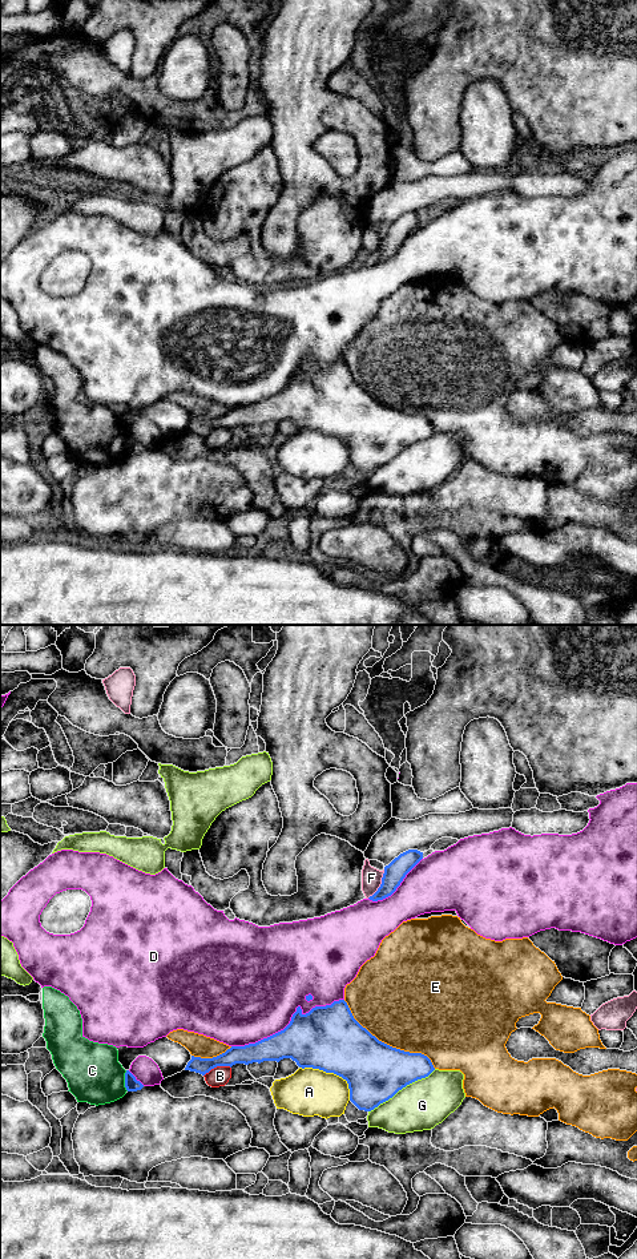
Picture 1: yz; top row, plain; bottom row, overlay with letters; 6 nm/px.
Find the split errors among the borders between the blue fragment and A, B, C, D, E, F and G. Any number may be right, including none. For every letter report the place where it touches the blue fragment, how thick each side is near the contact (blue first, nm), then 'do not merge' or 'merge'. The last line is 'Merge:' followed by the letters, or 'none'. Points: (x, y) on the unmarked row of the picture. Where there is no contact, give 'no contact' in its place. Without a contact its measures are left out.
A: contact yz (333, 434); calibres 380 and 300 nm; do not merge
B: contact yz (217, 427); calibres 120 and 120 nm; do not merge
C: contact yz (125, 443); calibres 80 and 340 nm; do not merge
D: contact yz (291, 382); calibres 380 and 480 nm; do not merge
E: contact yz (386, 406); calibres 360 and 500 nm; do not merge
F: contact yz (381, 246); calibres 130 and 130 nm; do not merge
G: contact yz (402, 450); calibres 360 and 300 nm; do not merge
Merge: none

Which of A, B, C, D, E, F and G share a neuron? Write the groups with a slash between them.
A / B / C / D / E / F / G

